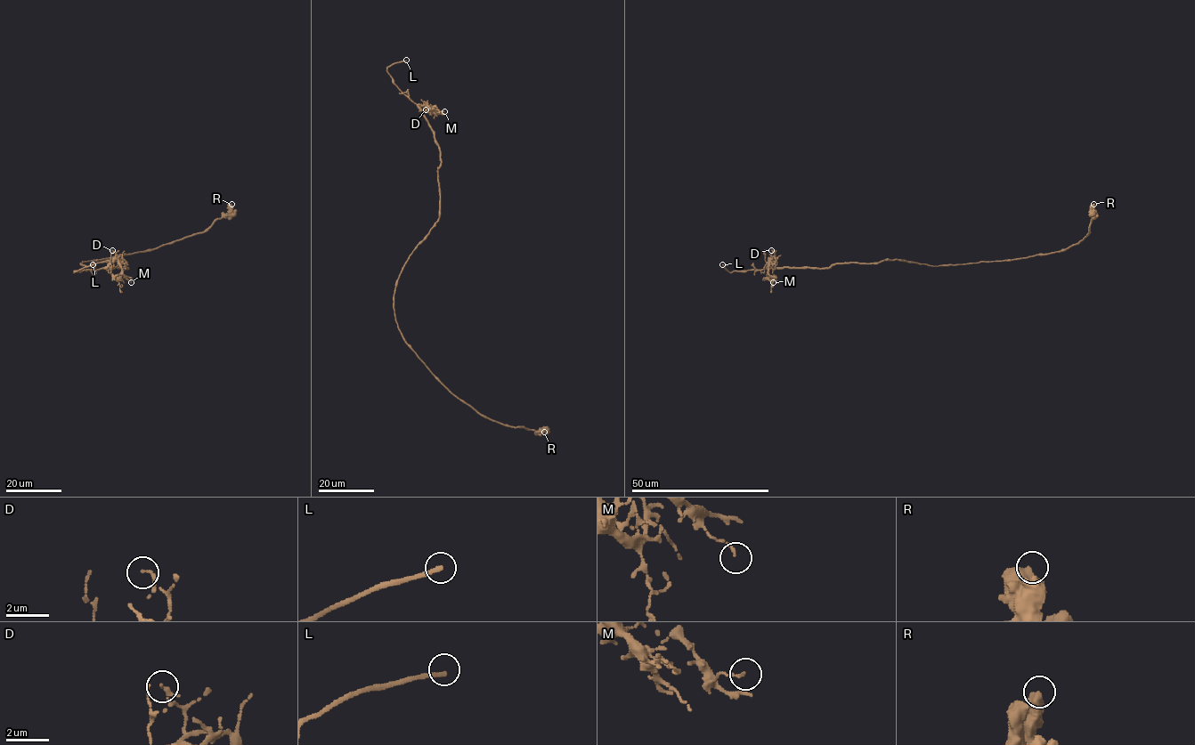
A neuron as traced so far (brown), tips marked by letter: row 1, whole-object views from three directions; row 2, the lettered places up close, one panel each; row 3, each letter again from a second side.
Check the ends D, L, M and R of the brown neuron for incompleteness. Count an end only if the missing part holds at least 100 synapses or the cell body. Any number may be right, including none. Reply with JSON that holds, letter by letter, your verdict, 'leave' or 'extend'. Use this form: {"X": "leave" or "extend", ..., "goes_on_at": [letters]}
{"D": "leave", "L": "extend", "M": "leave", "R": "leave", "goes_on_at": ["L"]}

